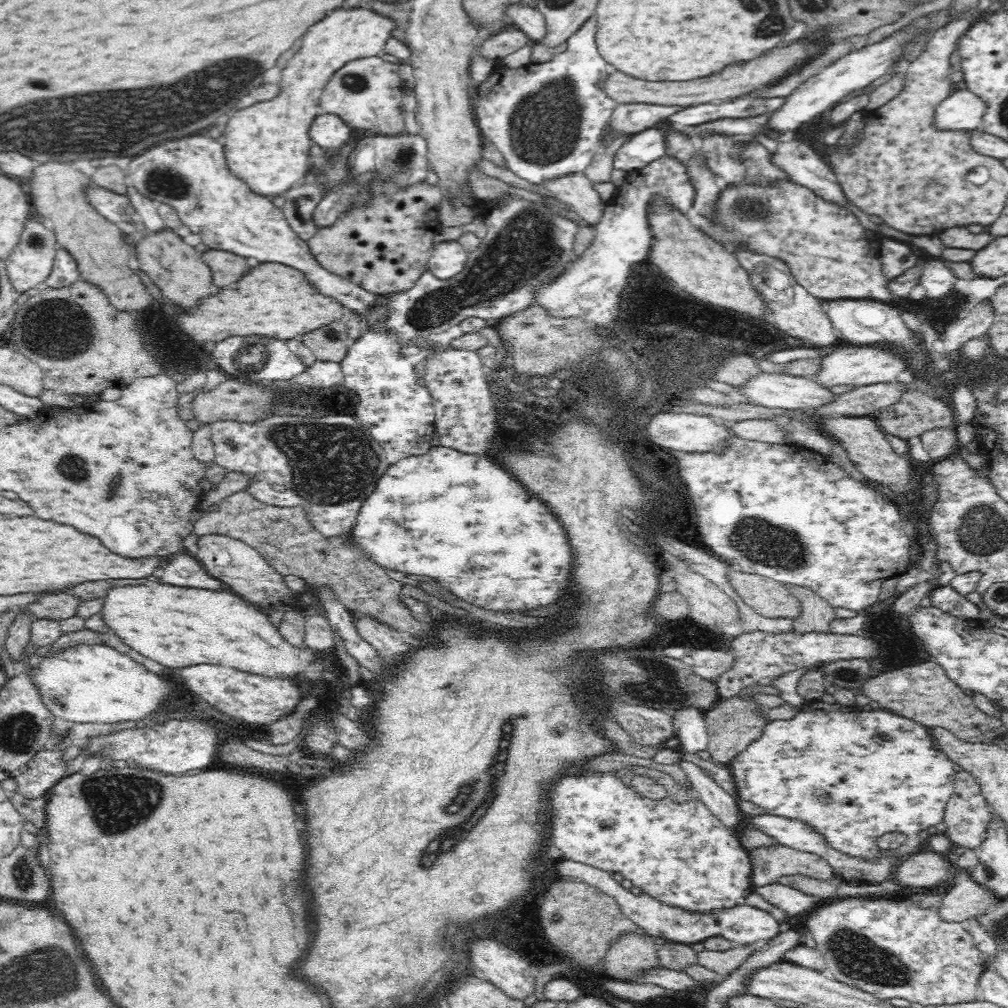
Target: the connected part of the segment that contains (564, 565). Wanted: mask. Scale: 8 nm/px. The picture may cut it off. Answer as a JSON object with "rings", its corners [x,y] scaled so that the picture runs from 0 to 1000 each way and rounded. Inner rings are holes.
{"rings":[[[427,442],[421,450],[406,452],[388,460],[381,468],[381,472],[375,476],[373,486],[359,500],[353,520],[347,527],[355,542],[359,543],[363,550],[367,551],[367,554],[378,563],[398,566],[403,570],[423,570],[429,571],[431,575],[438,575],[438,580],[442,579],[442,583],[446,583],[446,587],[454,587],[454,591],[458,591],[458,595],[470,595],[470,599],[474,599],[477,603],[516,605],[516,603],[530,603],[530,601],[538,601],[538,599],[548,599],[560,589],[562,579],[563,579],[563,567],[565,567],[565,548],[563,546],[565,544],[563,544],[562,532],[560,532],[558,524],[554,524],[554,518],[550,516],[550,512],[546,512],[546,508],[542,506],[540,500],[536,500],[530,492],[526,492],[522,486],[518,486],[484,452],[472,449],[462,450],[449,444]]]}

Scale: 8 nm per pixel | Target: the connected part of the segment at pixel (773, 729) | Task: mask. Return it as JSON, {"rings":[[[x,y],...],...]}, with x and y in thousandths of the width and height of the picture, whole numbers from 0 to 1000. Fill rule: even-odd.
{"rings":[[[814,694],[801,695],[799,699],[794,701],[792,708],[789,712],[784,714],[772,714],[762,715],[758,721],[756,731],[750,734],[747,738],[744,738],[743,742],[740,742],[739,746],[736,746],[730,752],[722,756],[725,769],[728,772],[730,780],[730,790],[732,793],[738,793],[744,795],[747,798],[752,798],[752,801],[758,802],[762,808],[768,810],[776,810],[782,813],[794,813],[802,816],[805,820],[808,820],[810,824],[819,830],[825,840],[830,841],[832,844],[838,845],[845,849],[859,849],[859,851],[865,851],[865,849],[871,849],[870,841],[868,841],[868,833],[881,825],[883,826],[895,826],[898,828],[897,838],[888,845],[907,845],[914,836],[912,826],[913,823],[919,823],[923,819],[929,819],[932,815],[935,815],[937,800],[938,795],[942,792],[943,786],[946,780],[946,757],[939,752],[938,748],[935,748],[930,742],[927,744],[923,738],[922,724],[919,724],[917,720],[913,720],[911,716],[907,714],[901,714],[897,710],[891,710],[891,708],[885,708],[885,706],[879,706],[879,704],[865,704],[864,706],[858,706],[852,701],[839,701],[837,699],[819,698]],[[879,728],[883,730],[881,736],[875,736],[873,730]]]}

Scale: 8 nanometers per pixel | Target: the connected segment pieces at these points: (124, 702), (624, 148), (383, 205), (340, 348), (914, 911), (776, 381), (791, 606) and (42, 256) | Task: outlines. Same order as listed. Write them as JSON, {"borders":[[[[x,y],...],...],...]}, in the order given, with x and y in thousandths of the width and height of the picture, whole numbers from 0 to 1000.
{"borders":[[[[79,639],[58,649],[39,652],[35,661],[35,677],[39,683],[44,699],[55,708],[73,717],[121,718],[121,716],[139,716],[153,706],[157,706],[171,696],[173,683],[167,675],[149,667],[141,659],[133,657],[125,649],[105,640]]],[[[651,126],[636,129],[611,149],[607,155],[607,167],[622,172],[637,167],[659,155],[659,146],[658,133]]],[[[371,179],[370,192],[371,198],[367,206],[346,208],[332,222],[318,226],[313,233],[307,236],[305,243],[316,265],[377,294],[406,287],[421,269],[425,269],[426,258],[431,250],[429,234],[435,231],[437,225],[435,208],[441,198],[434,184],[423,180],[397,189],[384,181]]],[[[331,317],[325,327],[316,325],[298,335],[312,351],[314,358],[336,360],[344,351],[347,339],[345,338],[345,323],[338,317]]],[[[839,890],[822,891],[812,897],[800,912],[800,923],[810,934],[809,941],[817,948],[819,965],[831,974],[866,986],[873,992],[898,991],[915,998],[952,996],[969,990],[969,976],[978,962],[978,952],[955,916],[935,915],[928,903],[911,901],[907,891]]],[[[755,369],[744,375],[734,386],[746,397],[746,401],[754,402],[765,407],[795,408],[806,410],[812,405],[821,403],[829,399],[830,391],[826,390],[808,375],[788,373],[784,370],[760,370]]],[[[724,565],[726,583],[750,609],[758,613],[793,613],[795,597],[772,576],[753,569]]],[[[39,216],[27,220],[4,264],[8,278],[17,292],[32,288],[48,276],[57,250],[56,242],[48,222]]]]}

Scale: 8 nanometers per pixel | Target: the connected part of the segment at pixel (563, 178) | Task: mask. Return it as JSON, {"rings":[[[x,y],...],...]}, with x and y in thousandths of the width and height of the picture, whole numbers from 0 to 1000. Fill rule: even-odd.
{"rings":[[[568,171],[542,178],[536,184],[540,186],[540,188],[544,188],[557,204],[562,204],[571,210],[578,217],[579,223],[589,225],[597,216],[601,200],[595,199],[594,192],[589,189],[587,181],[580,176],[579,171]]]}

